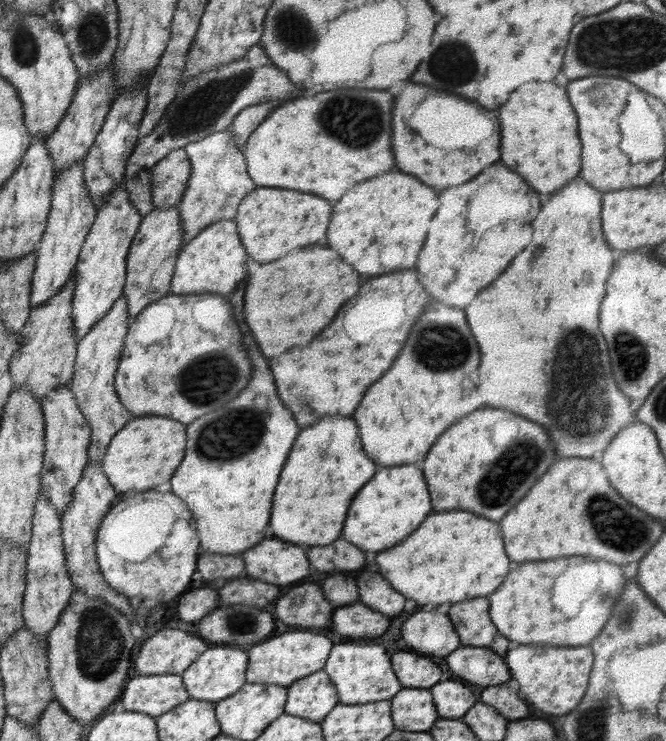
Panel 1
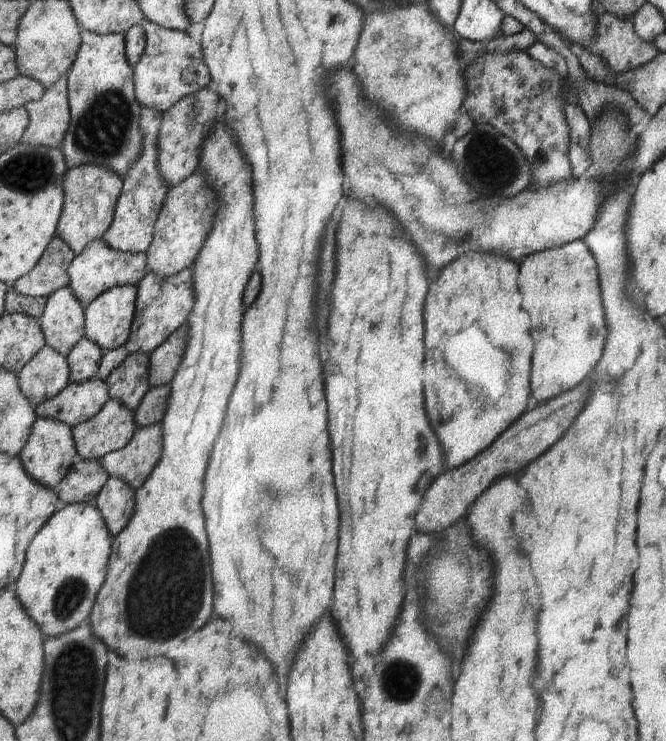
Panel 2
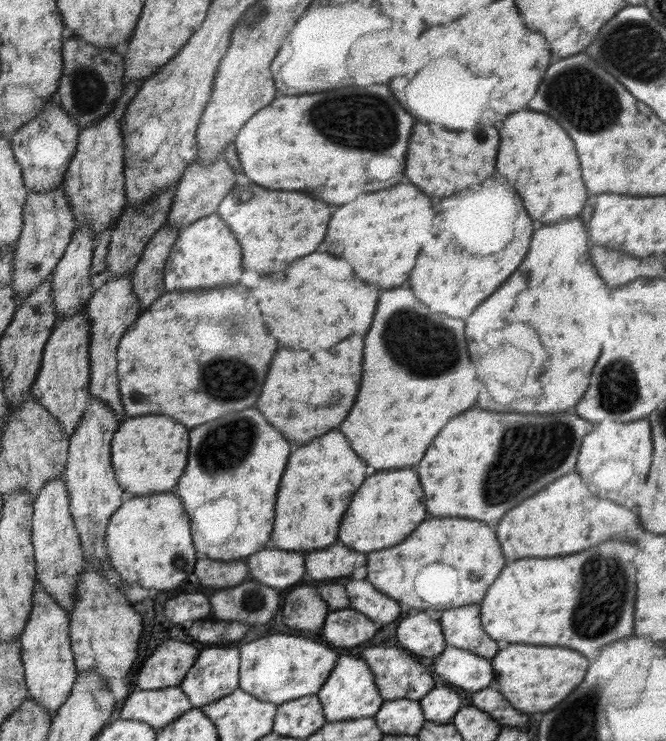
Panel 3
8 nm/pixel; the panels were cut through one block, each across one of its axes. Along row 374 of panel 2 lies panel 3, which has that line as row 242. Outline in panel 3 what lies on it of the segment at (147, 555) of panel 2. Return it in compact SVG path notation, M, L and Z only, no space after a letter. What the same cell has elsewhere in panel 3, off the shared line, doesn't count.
M213 213L180 229L179 238L165 267L167 292L235 284L241 280L243 274L241 244L237 242L227 221L218 213Z

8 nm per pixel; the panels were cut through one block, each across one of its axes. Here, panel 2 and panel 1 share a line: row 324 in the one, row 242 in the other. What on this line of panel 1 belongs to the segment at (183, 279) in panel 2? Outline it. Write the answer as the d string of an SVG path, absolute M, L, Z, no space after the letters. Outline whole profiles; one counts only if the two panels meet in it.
M179 204L173 208L155 208L142 220L138 234L131 245L127 262L124 297L131 310L132 321L141 315L151 303L172 293L172 280L183 248L186 234Z

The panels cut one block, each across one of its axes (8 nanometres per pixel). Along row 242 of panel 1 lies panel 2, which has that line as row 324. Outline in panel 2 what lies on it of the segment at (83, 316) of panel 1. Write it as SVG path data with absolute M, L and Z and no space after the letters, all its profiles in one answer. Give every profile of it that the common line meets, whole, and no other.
M121 285L98 296L86 309L86 336L105 352L125 346L137 317L138 286Z

